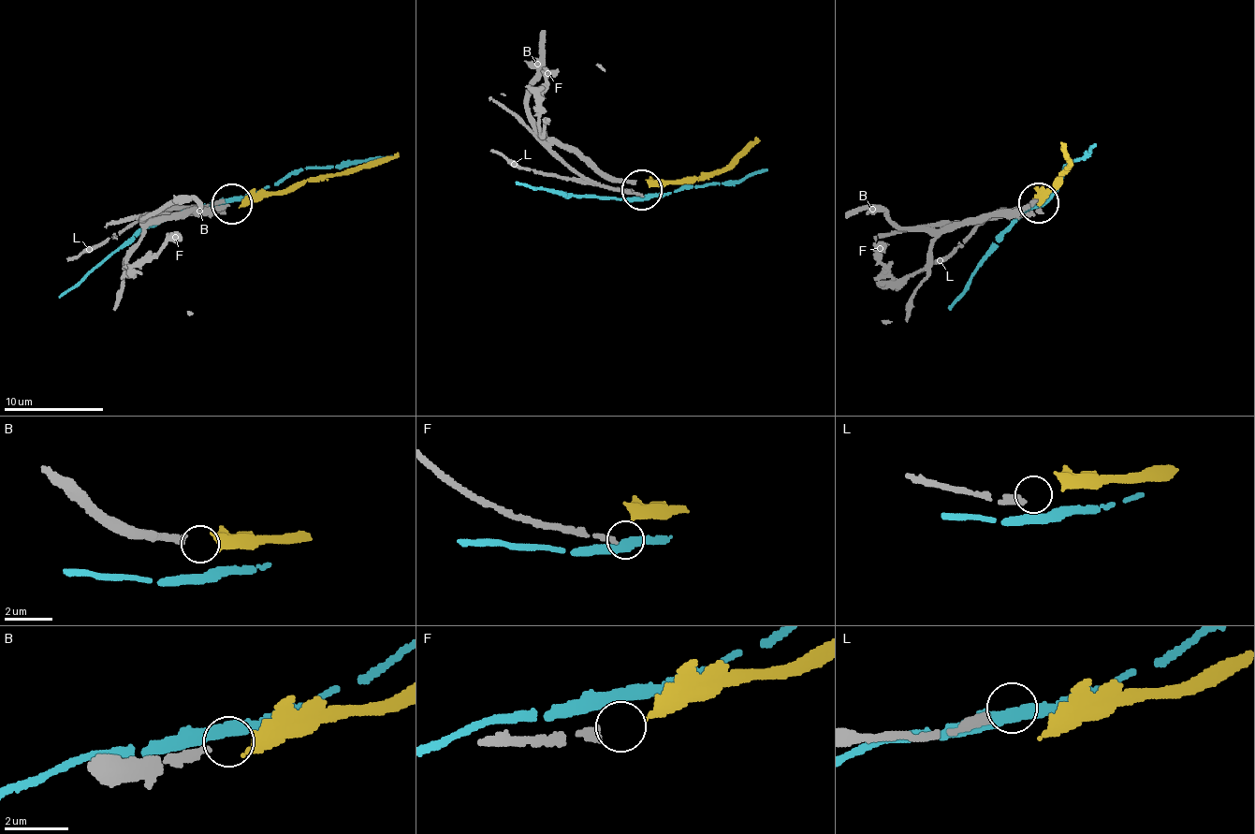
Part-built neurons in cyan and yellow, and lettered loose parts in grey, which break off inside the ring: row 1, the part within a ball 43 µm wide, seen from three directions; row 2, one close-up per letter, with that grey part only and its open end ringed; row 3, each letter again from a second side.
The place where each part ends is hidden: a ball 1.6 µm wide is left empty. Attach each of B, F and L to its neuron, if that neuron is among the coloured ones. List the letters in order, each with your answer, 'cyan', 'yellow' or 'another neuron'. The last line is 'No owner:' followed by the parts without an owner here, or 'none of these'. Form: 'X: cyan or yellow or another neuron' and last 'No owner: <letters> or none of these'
B: yellow
F: another neuron
L: another neuron
No owner: F, L

